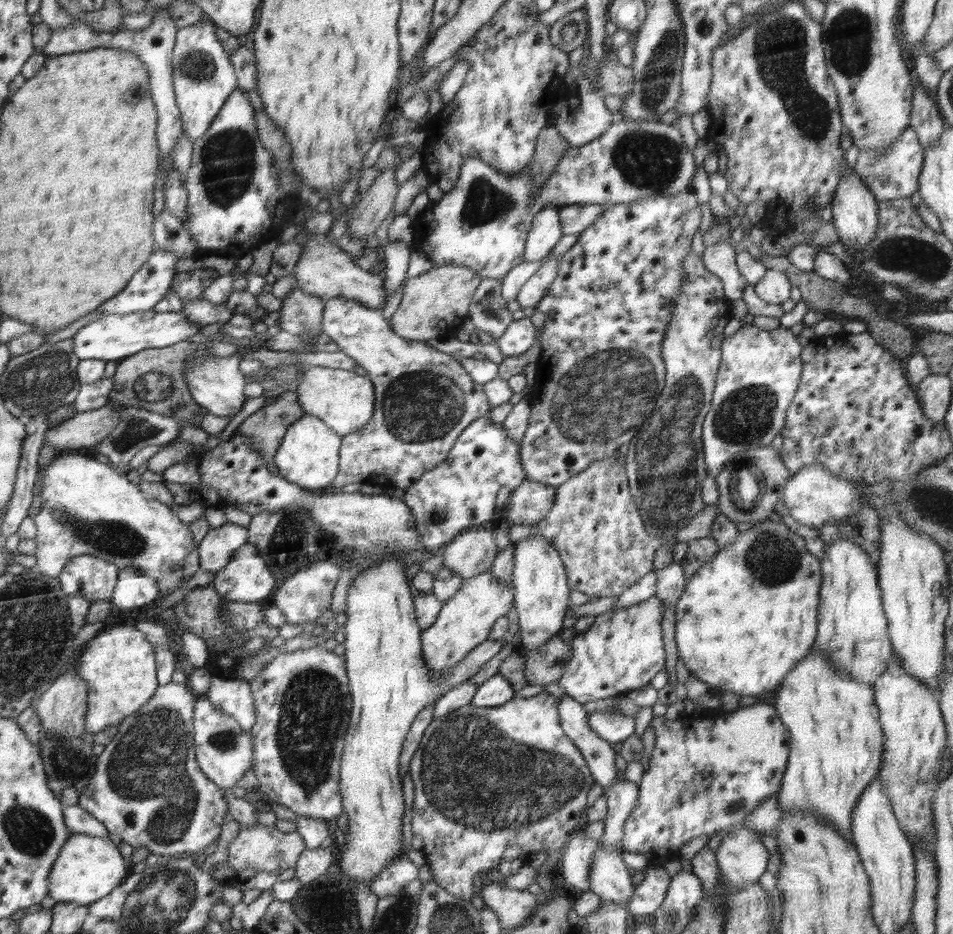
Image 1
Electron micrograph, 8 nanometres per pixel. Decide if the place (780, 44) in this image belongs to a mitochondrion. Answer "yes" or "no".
yes

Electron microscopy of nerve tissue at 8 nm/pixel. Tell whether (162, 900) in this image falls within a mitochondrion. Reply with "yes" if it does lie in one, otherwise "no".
yes

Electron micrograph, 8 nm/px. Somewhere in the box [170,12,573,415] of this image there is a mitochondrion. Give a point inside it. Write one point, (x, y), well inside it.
(227, 163)

